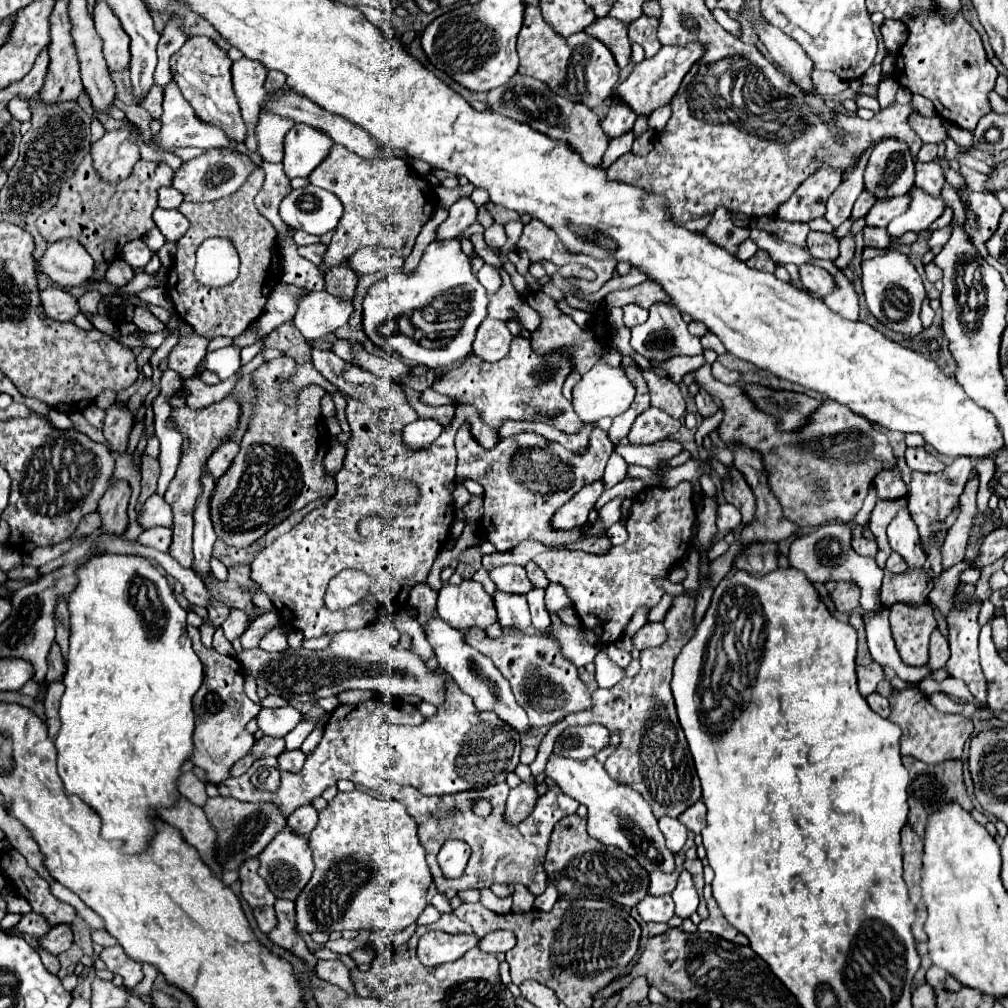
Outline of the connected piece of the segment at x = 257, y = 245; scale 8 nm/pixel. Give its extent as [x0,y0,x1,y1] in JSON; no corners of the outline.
[166,168,280,338]

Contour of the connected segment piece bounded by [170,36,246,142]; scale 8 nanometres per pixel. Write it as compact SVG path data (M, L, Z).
M194 36L186 40L186 44L170 58L170 68L182 96L192 104L202 120L220 126L234 140L246 140L246 126L240 116L236 94L232 92L232 60L222 48L218 48L214 40L206 36Z

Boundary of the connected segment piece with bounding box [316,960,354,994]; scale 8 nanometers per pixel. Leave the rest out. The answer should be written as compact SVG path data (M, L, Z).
M318 960L316 964L316 976L326 980L326 982L332 982L332 984L338 984L340 988L344 988L346 992L354 992L354 986L350 986L350 976L348 976L348 968L340 962L340 960Z

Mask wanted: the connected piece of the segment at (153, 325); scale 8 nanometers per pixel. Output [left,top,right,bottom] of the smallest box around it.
[134,308,164,332]

